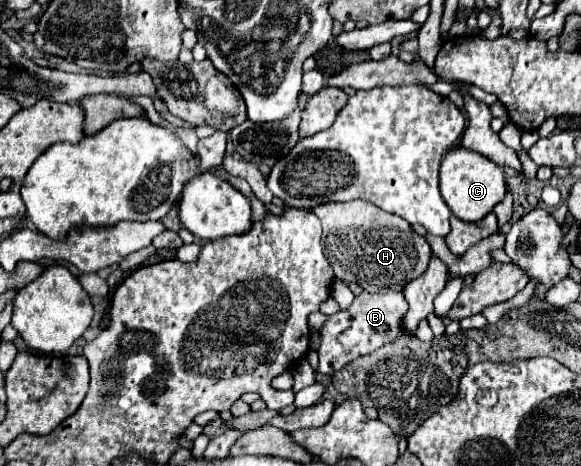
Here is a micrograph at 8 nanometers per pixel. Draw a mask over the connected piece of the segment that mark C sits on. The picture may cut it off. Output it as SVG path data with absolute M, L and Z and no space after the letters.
M454 147L452 151L448 151L440 165L440 193L456 217L460 217L462 221L480 221L494 209L496 203L502 201L506 193L504 171L476 151Z

